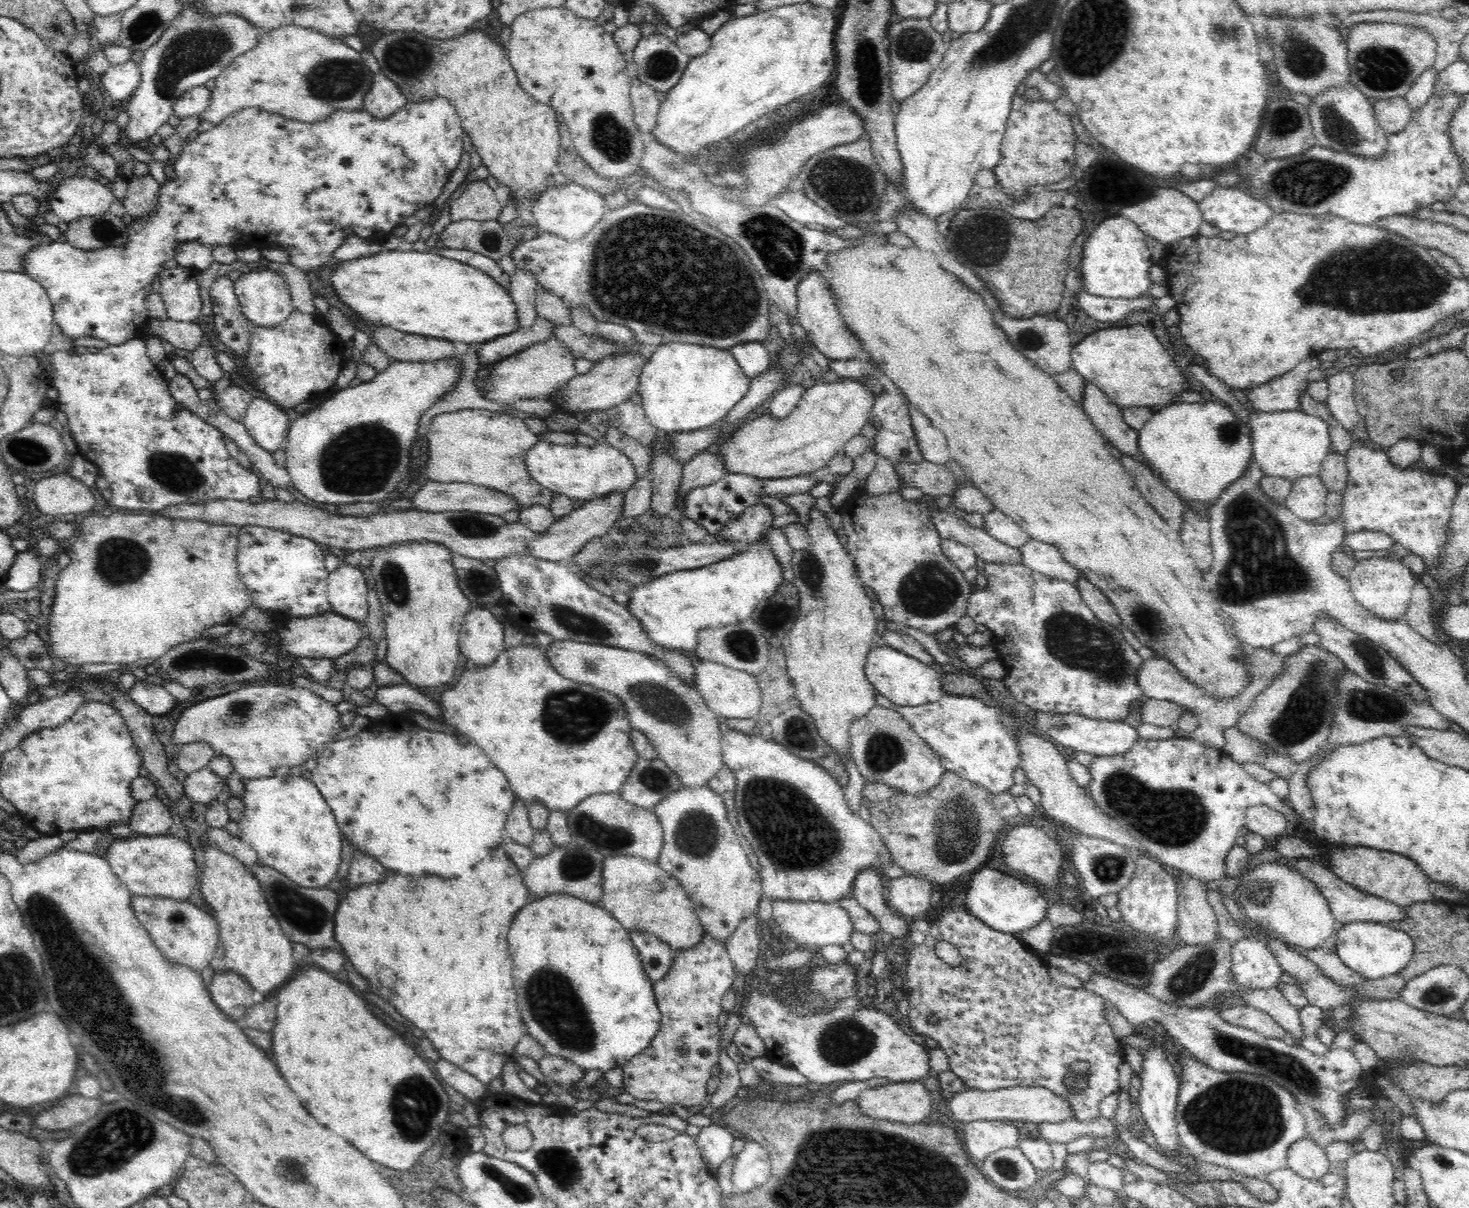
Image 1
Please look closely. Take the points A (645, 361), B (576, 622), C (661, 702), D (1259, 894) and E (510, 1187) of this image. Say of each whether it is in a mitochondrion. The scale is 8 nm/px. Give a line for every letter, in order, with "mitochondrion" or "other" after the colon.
A: other
B: mitochondrion
C: mitochondrion
D: mitochondrion
E: mitochondrion

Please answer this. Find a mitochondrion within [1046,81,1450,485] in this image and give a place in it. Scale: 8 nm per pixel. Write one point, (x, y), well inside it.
(1389, 277)

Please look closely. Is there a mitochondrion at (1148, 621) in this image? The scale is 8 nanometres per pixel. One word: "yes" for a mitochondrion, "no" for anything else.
yes

